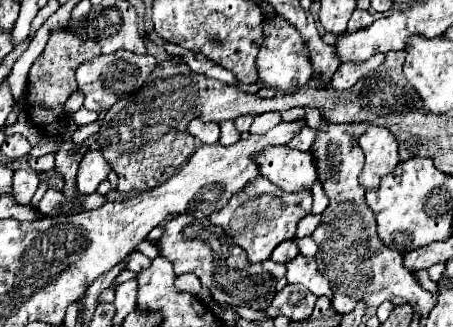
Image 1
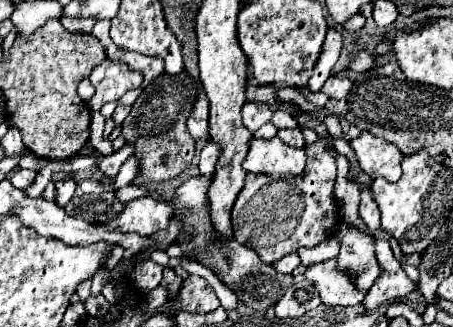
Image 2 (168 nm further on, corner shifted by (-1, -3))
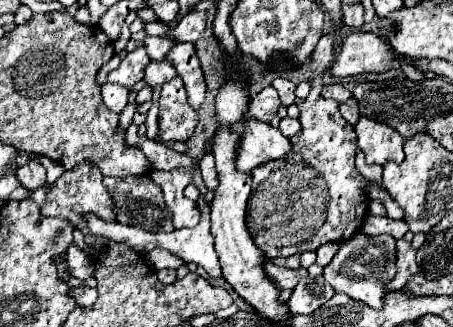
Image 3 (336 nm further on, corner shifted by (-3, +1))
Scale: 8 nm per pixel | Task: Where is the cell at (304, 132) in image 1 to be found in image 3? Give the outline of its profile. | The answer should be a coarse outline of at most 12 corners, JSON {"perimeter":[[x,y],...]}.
{"perimeter":[[283,118],[279,122],[287,138],[301,130],[299,120]]}

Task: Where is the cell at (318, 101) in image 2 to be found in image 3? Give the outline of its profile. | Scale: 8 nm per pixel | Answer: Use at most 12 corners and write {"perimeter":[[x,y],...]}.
{"perimeter":[[355,98],[340,103],[343,118],[354,126],[360,114]]}

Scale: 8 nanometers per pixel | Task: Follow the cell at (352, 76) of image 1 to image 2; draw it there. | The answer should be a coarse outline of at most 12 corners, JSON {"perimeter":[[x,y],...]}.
{"perimeter":[[329,76],[321,88],[329,98],[347,96],[351,80]]}

